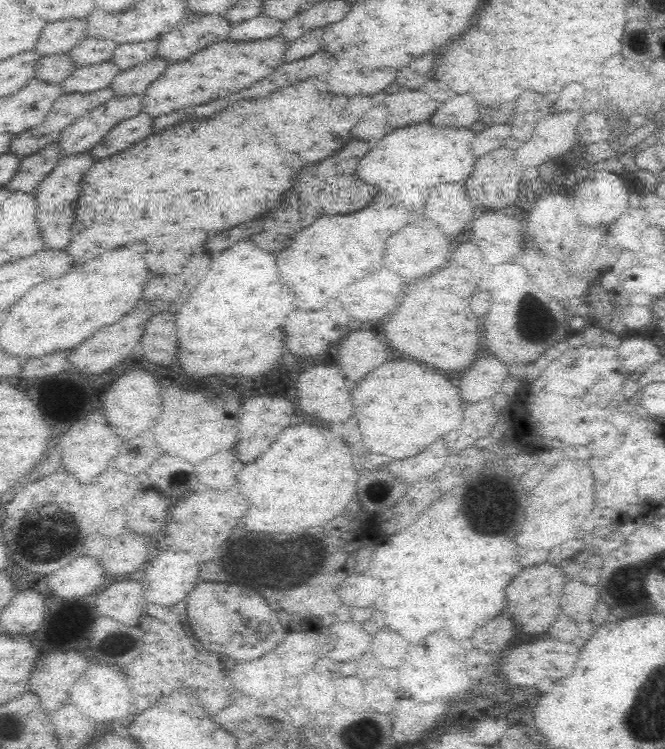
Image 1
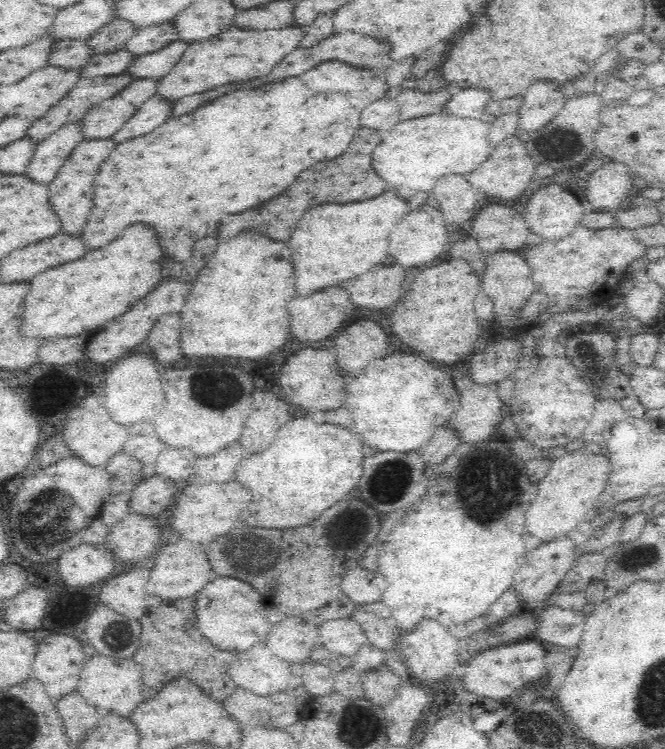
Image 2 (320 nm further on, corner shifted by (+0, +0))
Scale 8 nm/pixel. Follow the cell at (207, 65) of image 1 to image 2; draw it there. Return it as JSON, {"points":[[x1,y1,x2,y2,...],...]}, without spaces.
{"points":[[294,25,264,31,240,30,232,26,210,40,189,45,170,72,157,82,156,95,174,104,186,96,193,98,192,94,210,92,224,84,240,86,242,82,264,77,284,57,299,48,304,35,305,30]]}

